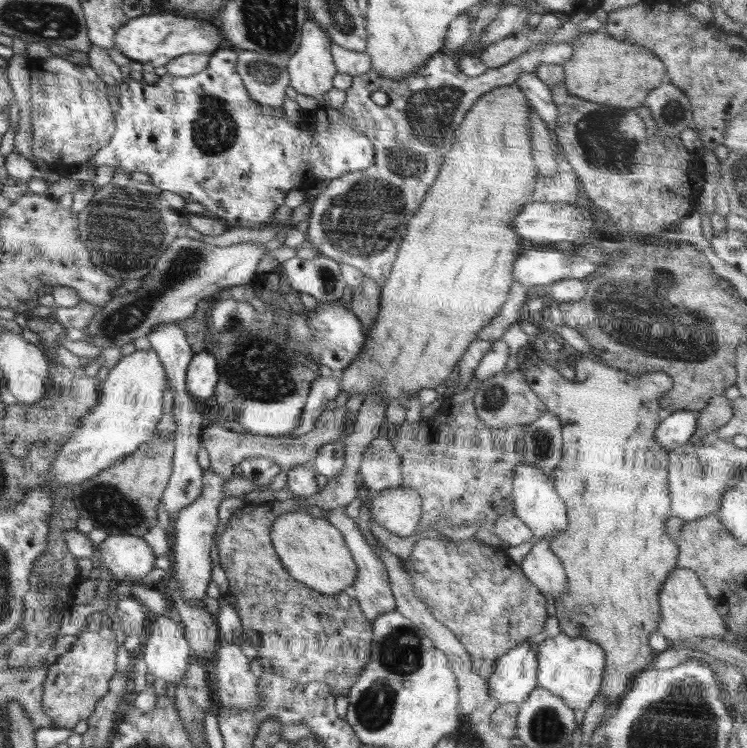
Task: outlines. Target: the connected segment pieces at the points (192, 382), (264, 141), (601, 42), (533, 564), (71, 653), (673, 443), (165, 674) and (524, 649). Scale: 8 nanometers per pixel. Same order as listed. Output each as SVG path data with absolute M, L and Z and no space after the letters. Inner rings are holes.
M204 351L194 352L185 376L188 392L198 398L208 398L214 394L218 384L216 358Z
M231 47L218 49L205 70L188 77L167 73L152 84L126 78L119 88L121 106L114 113L115 132L108 145L87 161L87 166L145 172L160 190L179 194L187 202L199 202L206 207L208 215L224 218L229 227L259 228L276 224L276 210L284 204L292 188L304 184L306 172L312 170L318 160L320 166L328 170L324 176L326 184L344 173L364 170L374 164L375 149L371 140L356 131L340 110L322 102L314 112L301 112L298 121L290 123L283 107L274 109L254 101L237 74L237 53Z
M604 29L577 33L571 42L571 56L563 67L565 87L571 96L623 109L642 106L648 92L667 79L664 63L652 50L626 40L616 40Z
M549 541L536 542L528 555L520 562L519 570L544 596L560 601L567 592L567 576L564 567L550 551Z
M96 612L90 615L87 627L78 636L76 642L64 654L58 656L53 665L47 667L47 676L43 684L42 708L52 719L52 726L72 730L80 720L88 720L100 698L108 694L110 680L116 674L116 650L118 650L111 624L109 613Z
M676 410L664 414L656 427L656 442L669 451L680 448L689 442L696 431L697 412L692 410Z
M151 614L150 636L142 641L140 651L152 676L162 678L174 686L182 682L191 649L185 640L184 628L168 615Z
M520 643L496 661L487 682L490 698L498 705L506 702L519 705L538 686L536 653L530 643Z

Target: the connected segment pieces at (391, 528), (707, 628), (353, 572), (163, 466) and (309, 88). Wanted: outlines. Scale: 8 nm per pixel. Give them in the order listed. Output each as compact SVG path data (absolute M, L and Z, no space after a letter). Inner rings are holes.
M403 487L380 491L371 500L369 509L371 521L396 537L415 533L422 515L417 492Z
M676 568L672 573L668 574L666 582L662 584L660 592L658 592L658 604L660 607L660 625L657 631L666 637L670 646L683 646L684 643L690 642L692 639L700 638L722 638L729 631L724 623L723 616L717 610L718 602L709 596L702 582L692 570Z
M304 511L286 514L273 523L270 536L273 549L292 578L322 594L351 593L359 568L340 530L326 519L314 518Z
M155 434L154 439L138 447L124 460L114 462L72 488L73 502L81 517L91 520L94 529L101 529L110 536L128 534L143 538L148 530L159 524L157 509L172 474L173 444L173 439L162 439Z
M309 19L304 25L301 33L301 44L298 50L285 63L285 69L289 75L289 85L296 93L319 98L333 88L333 79L337 71L331 56L331 39L314 20Z

